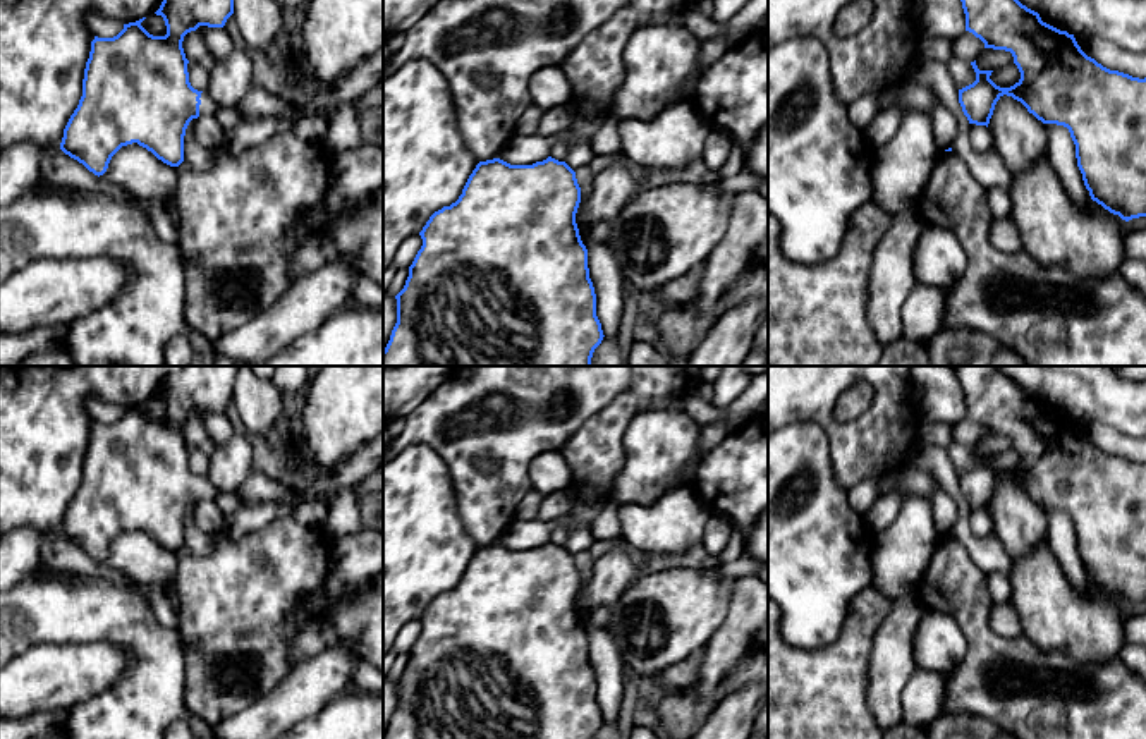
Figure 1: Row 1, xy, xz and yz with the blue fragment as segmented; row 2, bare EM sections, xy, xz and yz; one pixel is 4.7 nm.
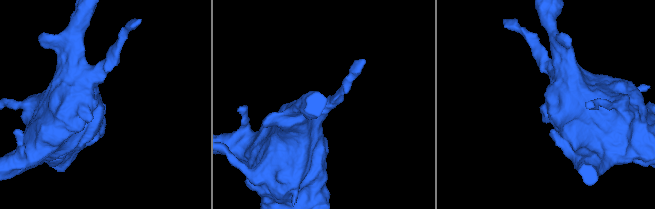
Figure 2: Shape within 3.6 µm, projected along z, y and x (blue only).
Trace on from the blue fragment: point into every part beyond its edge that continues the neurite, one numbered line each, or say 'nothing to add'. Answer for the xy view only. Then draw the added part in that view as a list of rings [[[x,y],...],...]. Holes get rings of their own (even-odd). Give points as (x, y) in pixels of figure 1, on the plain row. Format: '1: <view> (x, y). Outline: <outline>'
1: xy (208, 490). Outline: [[[203,476],[199,485],[201,485],[199,498],[216,498],[218,497],[216,488],[210,483],[208,476]]]

